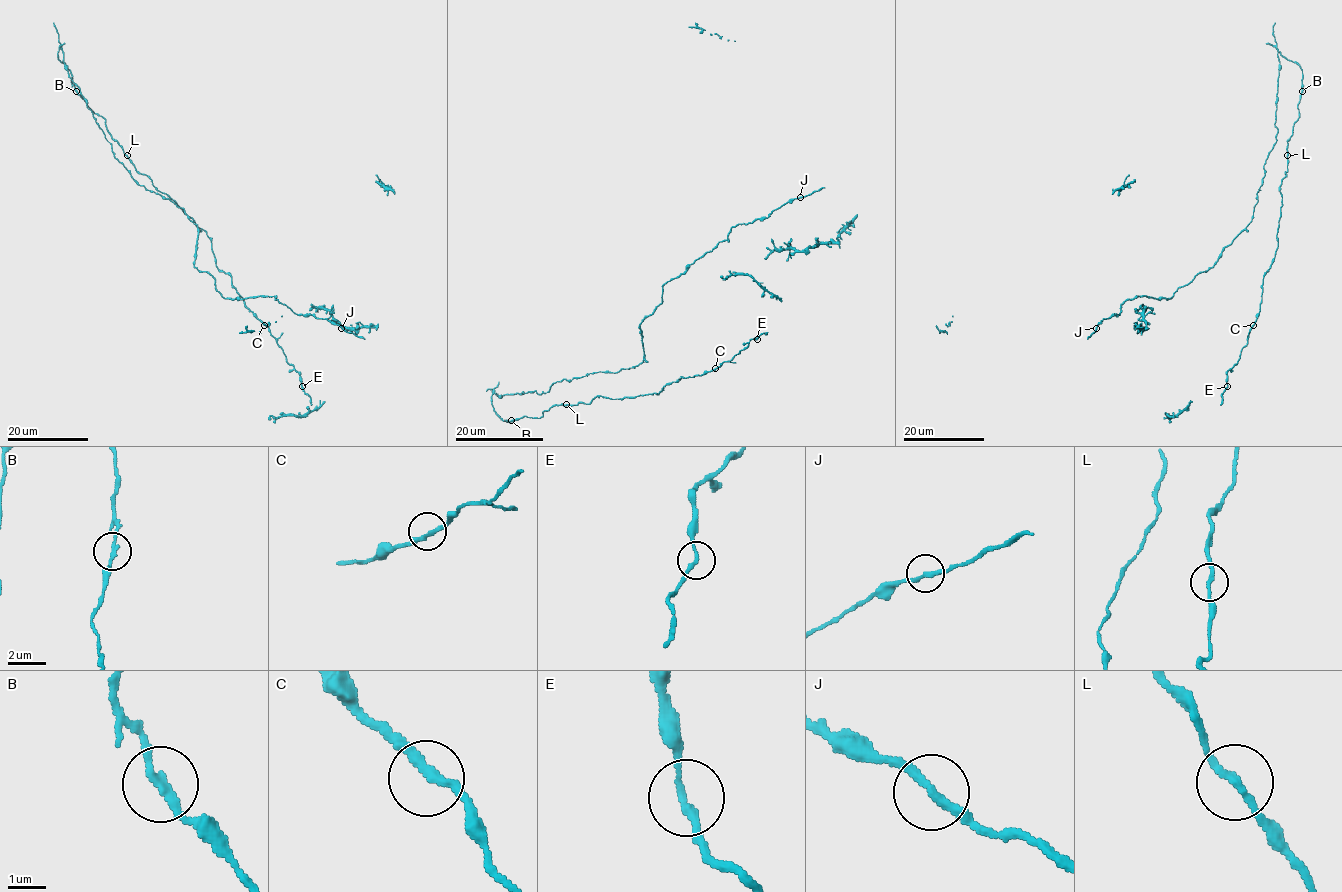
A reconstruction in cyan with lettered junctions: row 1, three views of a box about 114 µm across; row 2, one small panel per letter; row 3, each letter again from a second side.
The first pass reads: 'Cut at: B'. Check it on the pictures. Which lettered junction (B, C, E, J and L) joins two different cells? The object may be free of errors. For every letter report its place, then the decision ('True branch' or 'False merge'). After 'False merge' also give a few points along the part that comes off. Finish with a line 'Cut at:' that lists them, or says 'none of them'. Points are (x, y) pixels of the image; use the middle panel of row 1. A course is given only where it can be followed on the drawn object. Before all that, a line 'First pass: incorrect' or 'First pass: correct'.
First pass: correct
B: Place: (511, 420). False merge. Course of the part to remove: (511, 421), (503, 421), (493, 410), (492, 391), (499, 381)
C: Place: (715, 368). True branch
E: Place: (757, 339). True branch
J: Place: (800, 197). True branch
L: Place: (566, 404). True branch
Cut at: B

